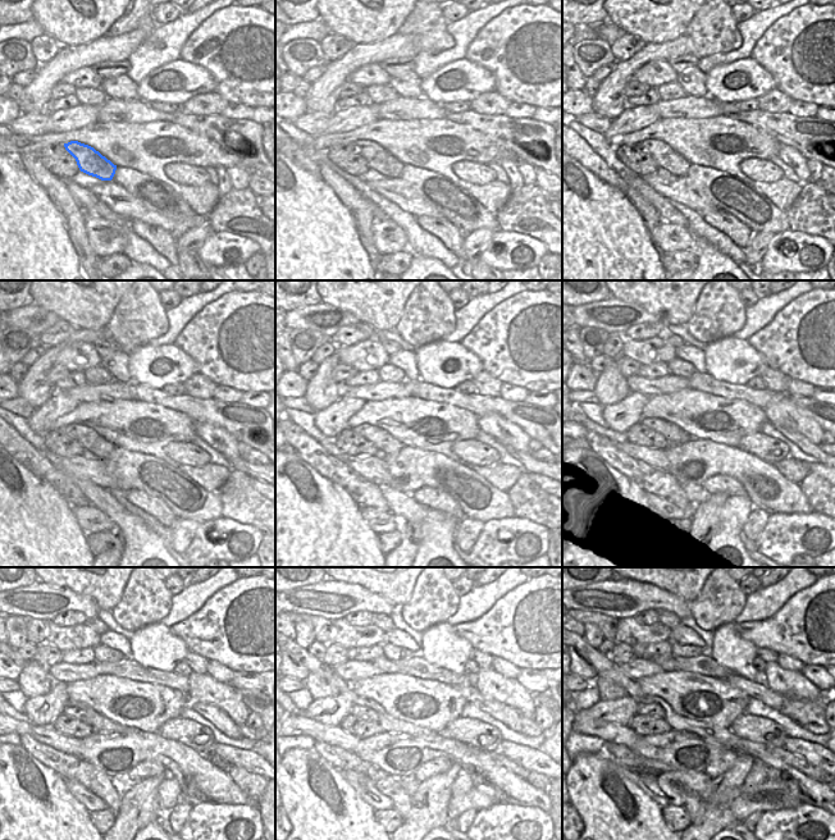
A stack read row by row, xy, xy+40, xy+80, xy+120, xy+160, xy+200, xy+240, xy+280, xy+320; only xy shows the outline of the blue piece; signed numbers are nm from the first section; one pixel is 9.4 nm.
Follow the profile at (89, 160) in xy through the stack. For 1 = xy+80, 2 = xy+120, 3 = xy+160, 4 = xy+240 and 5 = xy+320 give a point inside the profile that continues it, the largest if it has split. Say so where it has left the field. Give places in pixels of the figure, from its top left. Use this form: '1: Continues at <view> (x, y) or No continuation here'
1: Continues at xy+80 (666, 158)
2: Continues at xy+120 (94, 443)
3: Continues at xy+160 (387, 446)
4: Continues at xy+240 (89, 716)
5: Continues at xy+320 (651, 708)

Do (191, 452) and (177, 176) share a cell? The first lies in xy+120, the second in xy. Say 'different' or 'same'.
same

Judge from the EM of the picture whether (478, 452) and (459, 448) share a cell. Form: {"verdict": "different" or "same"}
{"verdict": "same"}

